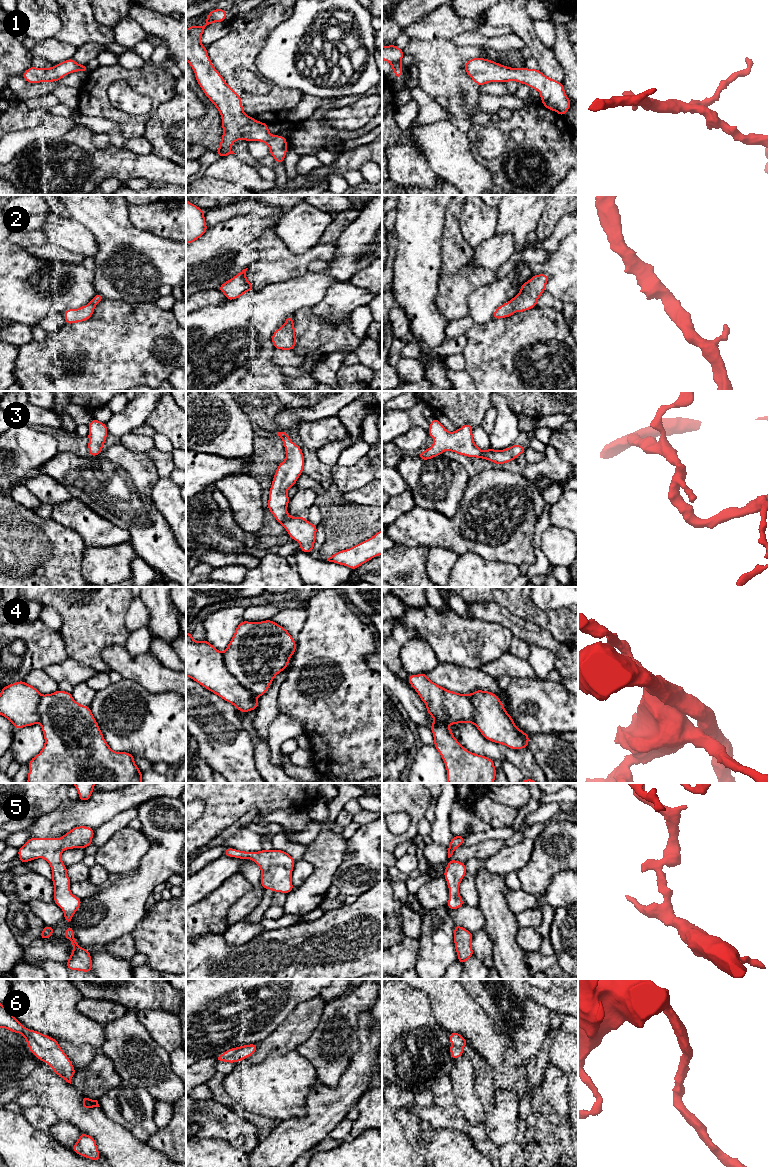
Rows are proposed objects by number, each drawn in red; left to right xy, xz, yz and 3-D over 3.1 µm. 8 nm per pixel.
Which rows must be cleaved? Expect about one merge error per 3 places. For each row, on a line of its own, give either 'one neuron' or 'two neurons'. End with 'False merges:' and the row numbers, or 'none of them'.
1: one neuron
2: one neuron
3: one neuron
4: one neuron
5: one neuron
6: one neuron
False merges: none of them

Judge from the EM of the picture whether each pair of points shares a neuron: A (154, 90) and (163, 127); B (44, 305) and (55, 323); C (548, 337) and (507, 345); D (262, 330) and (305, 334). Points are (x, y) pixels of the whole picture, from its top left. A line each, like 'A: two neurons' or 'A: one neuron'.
A: two neurons
B: two neurons
C: one neuron
D: two neurons

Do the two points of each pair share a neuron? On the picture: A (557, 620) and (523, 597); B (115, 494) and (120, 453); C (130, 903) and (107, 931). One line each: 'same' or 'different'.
A: same
B: same
C: same

